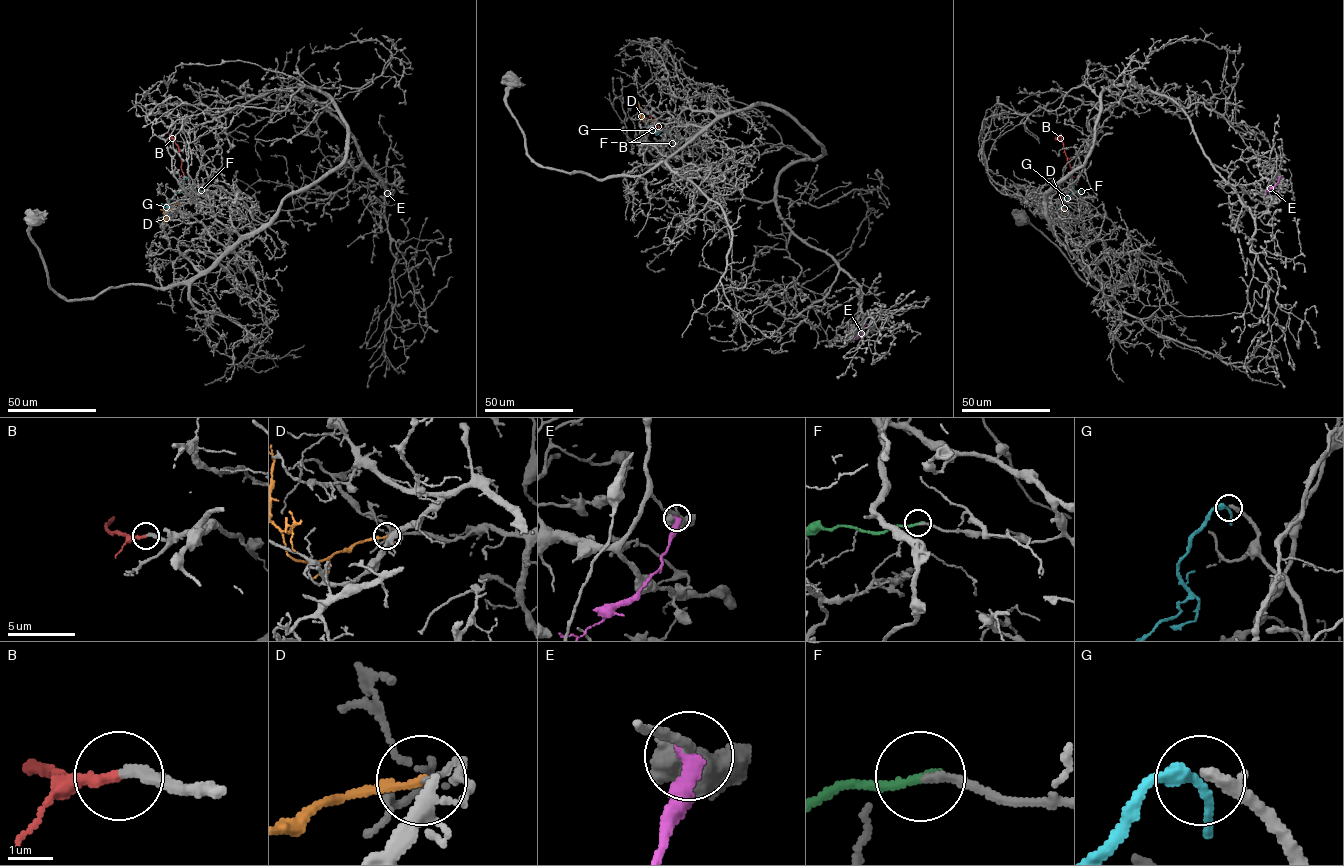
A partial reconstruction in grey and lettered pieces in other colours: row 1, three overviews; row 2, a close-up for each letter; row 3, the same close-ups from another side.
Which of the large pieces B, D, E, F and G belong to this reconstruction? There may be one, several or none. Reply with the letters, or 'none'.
B

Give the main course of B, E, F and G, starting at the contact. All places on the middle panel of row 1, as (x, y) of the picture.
B: (663, 131), (644, 116)
E: (855, 339), (861, 336), (865, 324)
F: (690, 137), (672, 143)
G: (663, 131), (656, 132), (646, 125), (638, 101)

